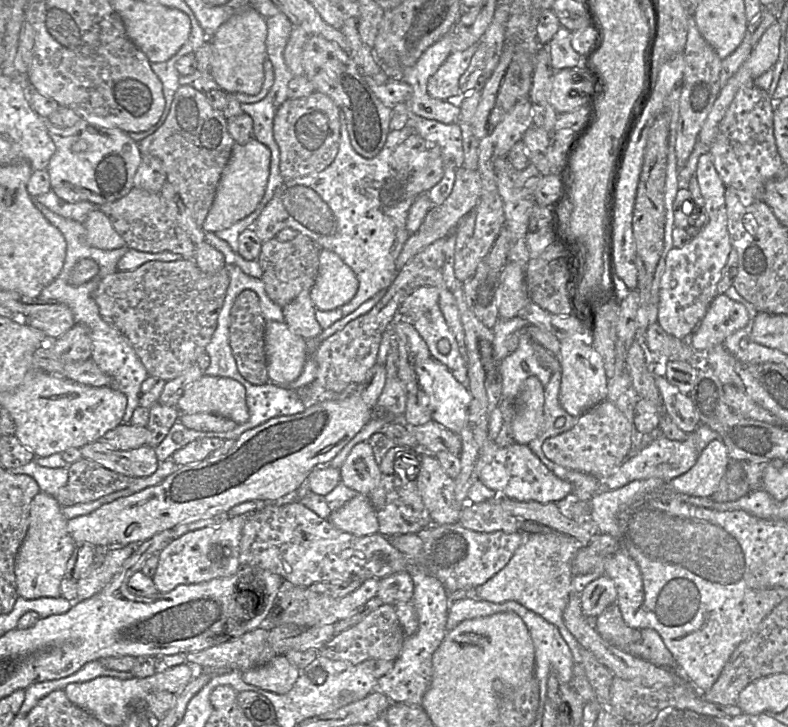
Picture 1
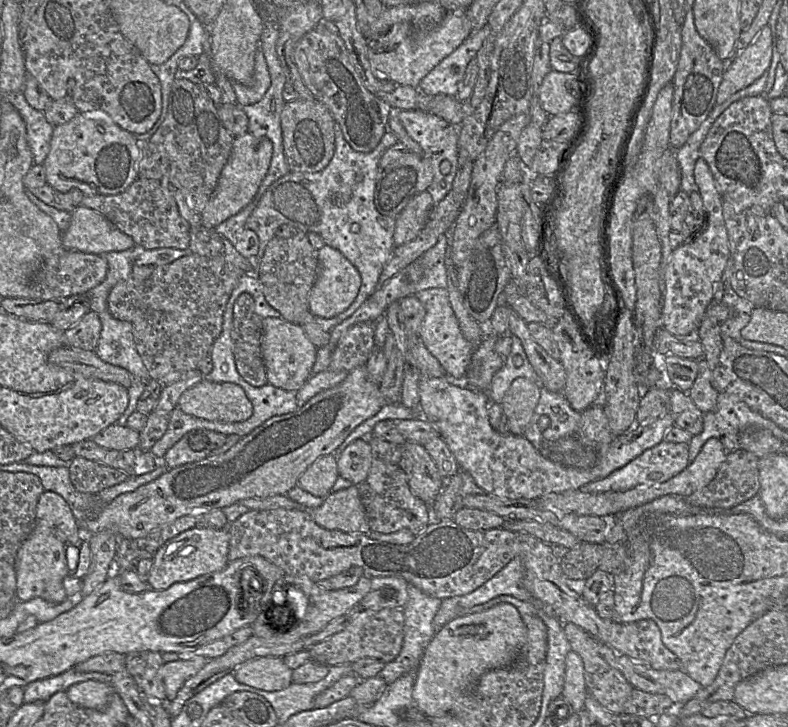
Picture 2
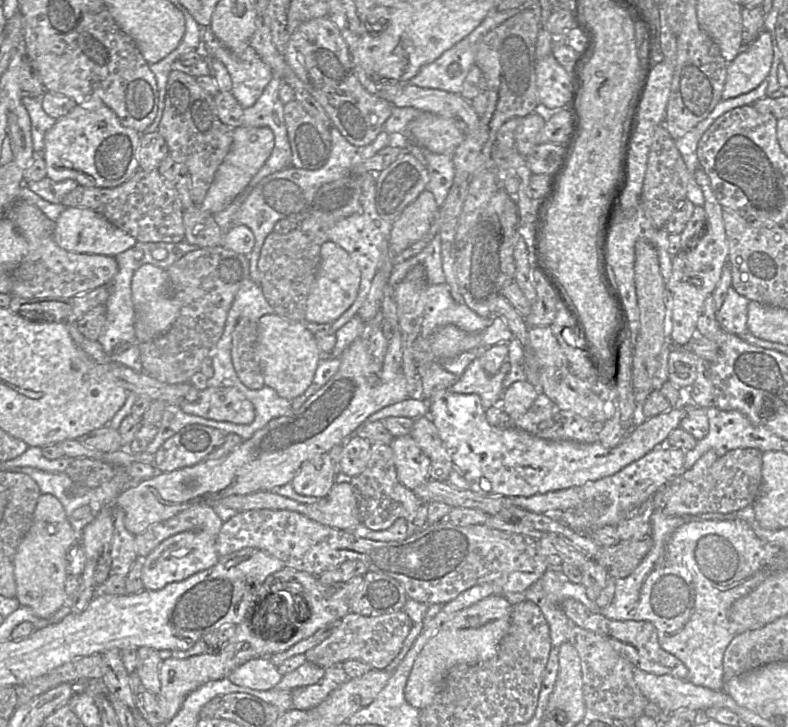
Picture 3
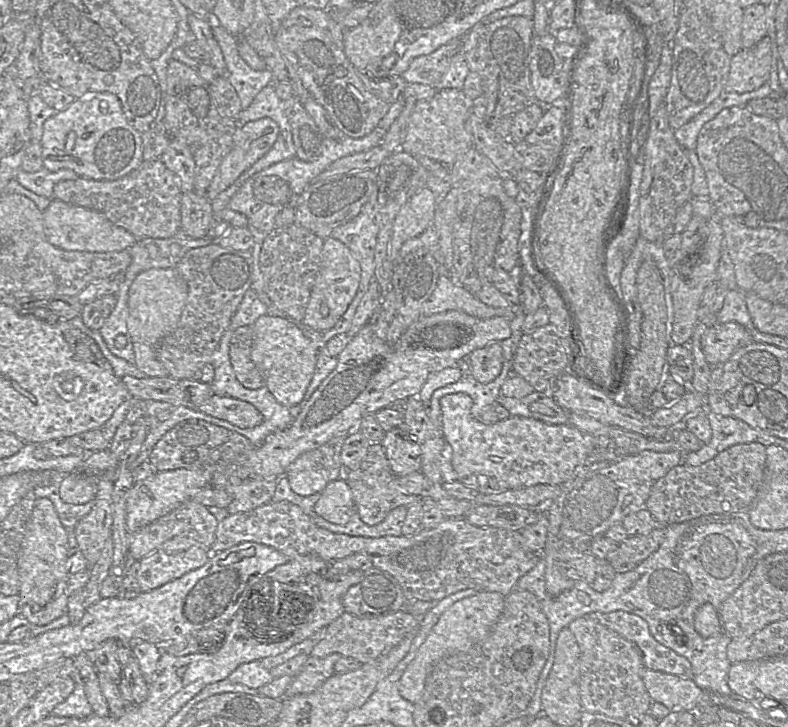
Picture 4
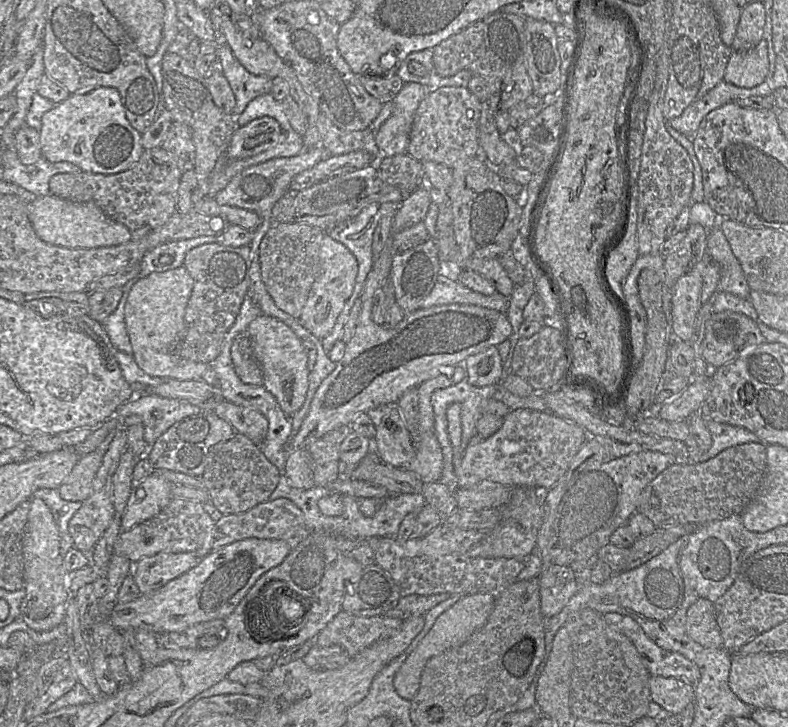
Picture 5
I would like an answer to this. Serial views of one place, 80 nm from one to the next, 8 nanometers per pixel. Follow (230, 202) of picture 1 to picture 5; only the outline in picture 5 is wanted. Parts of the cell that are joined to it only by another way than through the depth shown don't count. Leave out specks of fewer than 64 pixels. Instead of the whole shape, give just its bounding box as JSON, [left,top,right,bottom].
[227,118,280,159]

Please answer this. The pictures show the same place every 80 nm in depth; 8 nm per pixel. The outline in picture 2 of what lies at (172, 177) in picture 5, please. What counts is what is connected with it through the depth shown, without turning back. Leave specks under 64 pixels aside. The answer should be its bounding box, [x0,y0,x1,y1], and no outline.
[80,177,190,249]

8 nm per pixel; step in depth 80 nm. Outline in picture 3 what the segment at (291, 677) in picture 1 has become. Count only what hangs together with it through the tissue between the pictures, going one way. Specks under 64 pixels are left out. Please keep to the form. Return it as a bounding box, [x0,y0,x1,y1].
[228,657,282,691]

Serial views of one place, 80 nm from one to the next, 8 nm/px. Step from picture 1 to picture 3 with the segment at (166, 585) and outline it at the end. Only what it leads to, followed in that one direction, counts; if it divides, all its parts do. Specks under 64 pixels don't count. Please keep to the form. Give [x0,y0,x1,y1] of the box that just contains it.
[141,531,217,590]

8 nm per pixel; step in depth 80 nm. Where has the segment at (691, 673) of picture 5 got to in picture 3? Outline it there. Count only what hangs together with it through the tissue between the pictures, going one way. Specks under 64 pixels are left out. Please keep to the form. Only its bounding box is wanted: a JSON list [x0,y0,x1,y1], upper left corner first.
[560,598,687,679]

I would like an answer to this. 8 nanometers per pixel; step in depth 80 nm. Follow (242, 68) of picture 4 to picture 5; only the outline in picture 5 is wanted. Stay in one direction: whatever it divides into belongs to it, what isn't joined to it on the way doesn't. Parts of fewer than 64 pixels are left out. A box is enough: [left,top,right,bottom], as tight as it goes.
[217,40,273,117]

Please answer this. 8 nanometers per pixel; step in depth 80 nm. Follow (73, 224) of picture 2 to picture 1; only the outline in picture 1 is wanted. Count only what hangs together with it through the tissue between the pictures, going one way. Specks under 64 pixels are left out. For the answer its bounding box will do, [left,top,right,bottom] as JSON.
[82,210,125,250]

